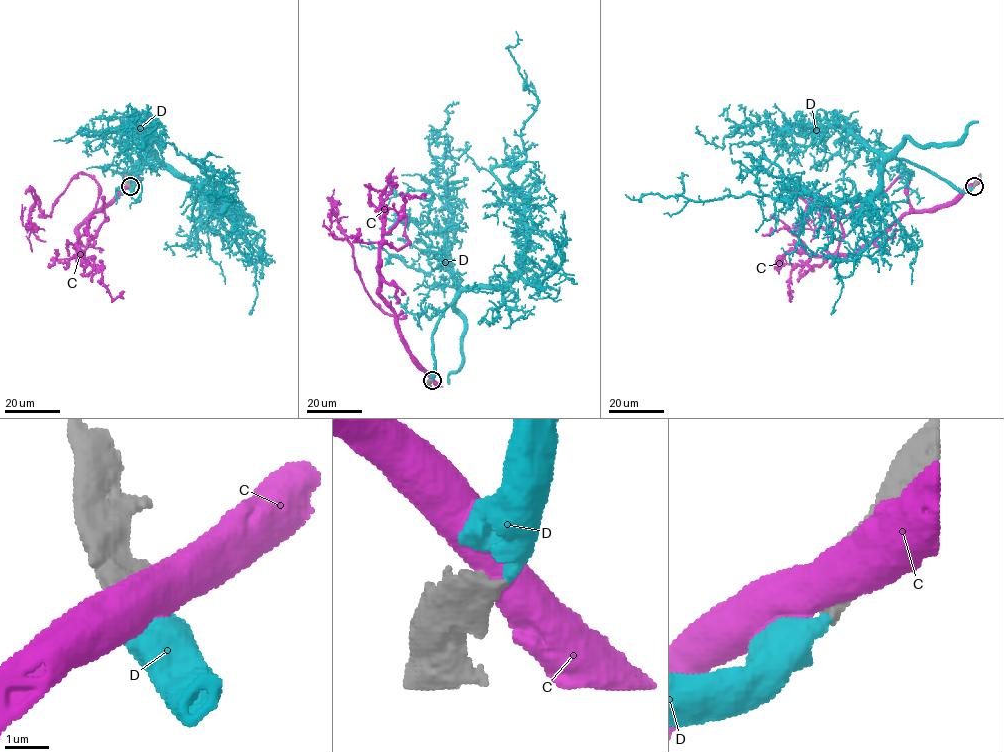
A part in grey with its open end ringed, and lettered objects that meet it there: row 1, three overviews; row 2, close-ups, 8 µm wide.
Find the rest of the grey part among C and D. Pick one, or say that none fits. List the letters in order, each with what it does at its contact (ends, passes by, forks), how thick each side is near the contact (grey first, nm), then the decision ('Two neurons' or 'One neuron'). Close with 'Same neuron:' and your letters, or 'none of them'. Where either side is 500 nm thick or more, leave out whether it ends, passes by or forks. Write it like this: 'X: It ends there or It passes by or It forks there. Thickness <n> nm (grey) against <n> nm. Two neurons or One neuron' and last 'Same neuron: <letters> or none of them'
C: Thickness 700 nm (grey) against 750 nm. Two neurons
D: It ends there. Thickness 480 nm (grey) against 420 nm. One neuron
Same neuron: D

